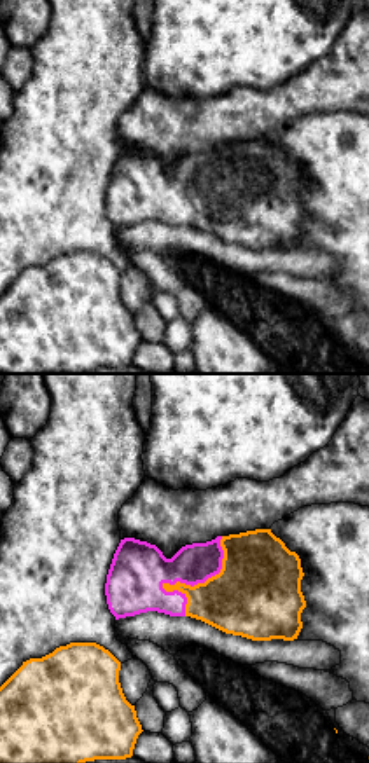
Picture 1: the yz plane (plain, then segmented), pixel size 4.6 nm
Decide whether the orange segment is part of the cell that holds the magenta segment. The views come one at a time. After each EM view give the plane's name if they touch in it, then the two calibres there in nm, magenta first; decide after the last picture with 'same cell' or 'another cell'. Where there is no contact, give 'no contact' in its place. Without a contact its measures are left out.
contact in yz; calibres 260 and 320 nm

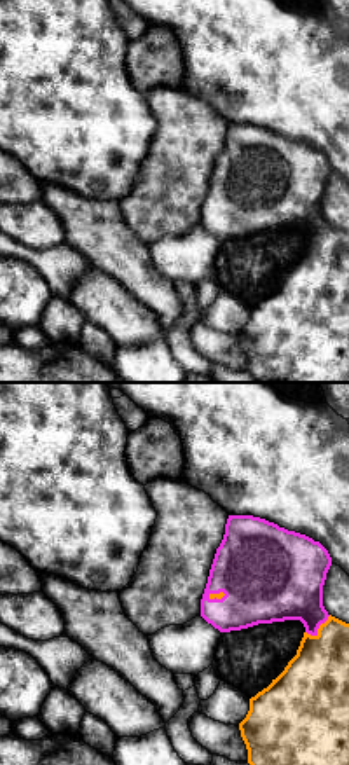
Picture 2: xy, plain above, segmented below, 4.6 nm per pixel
contact in xy; calibres 340 and 300 nm

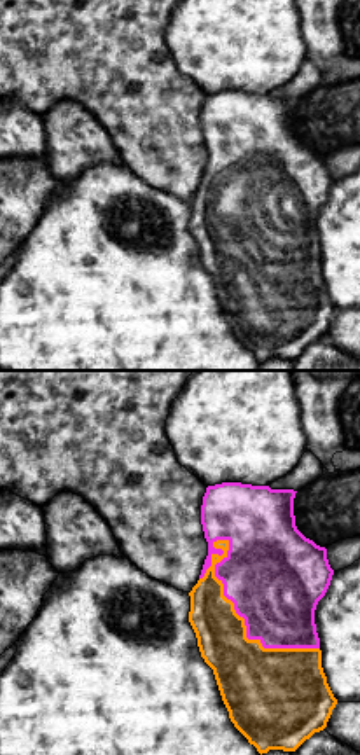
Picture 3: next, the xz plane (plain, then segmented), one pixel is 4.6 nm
contact in xz; calibres 460 and 300 nm

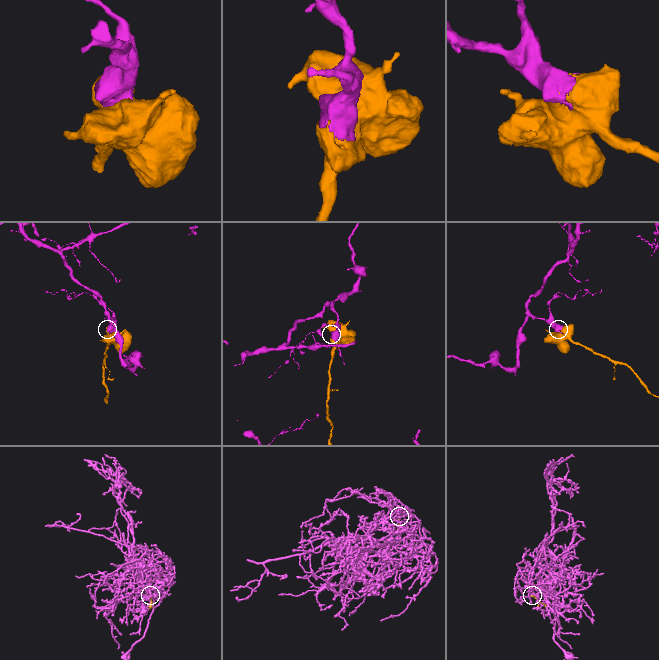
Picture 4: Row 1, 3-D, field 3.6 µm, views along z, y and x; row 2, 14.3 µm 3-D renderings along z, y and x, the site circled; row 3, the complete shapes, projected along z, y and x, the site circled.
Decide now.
same cell

